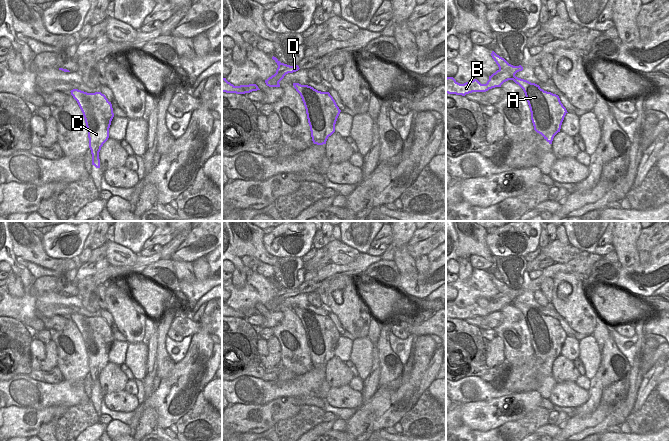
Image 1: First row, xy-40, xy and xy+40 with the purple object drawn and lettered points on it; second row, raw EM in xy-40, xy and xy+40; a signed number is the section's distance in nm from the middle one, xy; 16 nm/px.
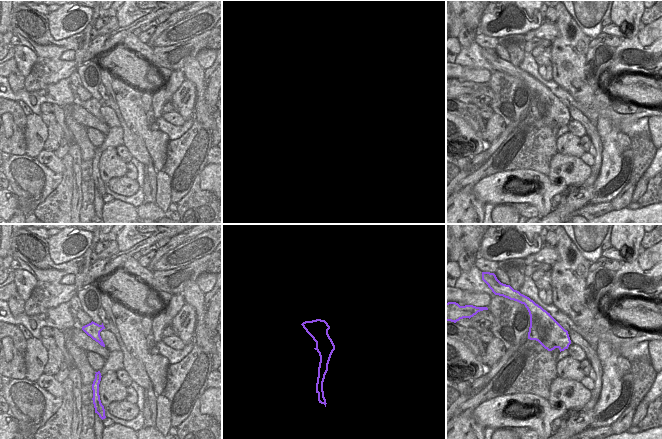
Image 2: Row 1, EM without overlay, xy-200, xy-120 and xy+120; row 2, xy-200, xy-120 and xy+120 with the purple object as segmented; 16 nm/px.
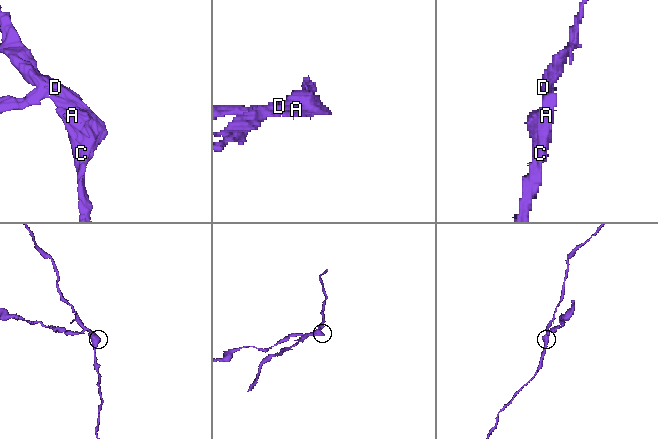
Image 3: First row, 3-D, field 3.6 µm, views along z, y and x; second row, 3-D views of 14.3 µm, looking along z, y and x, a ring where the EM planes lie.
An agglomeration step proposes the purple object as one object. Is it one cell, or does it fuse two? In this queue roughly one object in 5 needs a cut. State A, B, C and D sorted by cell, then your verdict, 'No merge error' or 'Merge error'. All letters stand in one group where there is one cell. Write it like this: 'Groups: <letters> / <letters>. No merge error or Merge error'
Groups: A C / B D. Merge error.

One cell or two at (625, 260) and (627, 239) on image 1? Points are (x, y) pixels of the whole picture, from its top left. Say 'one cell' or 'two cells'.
one cell

